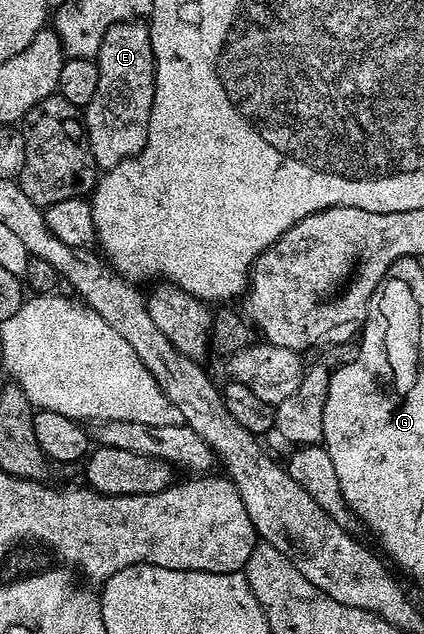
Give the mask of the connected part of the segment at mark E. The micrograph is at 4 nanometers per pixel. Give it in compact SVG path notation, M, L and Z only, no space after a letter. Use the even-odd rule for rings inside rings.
M137 19L114 24L103 34L96 63L100 74L100 86L96 86L96 95L84 109L84 119L94 163L99 169L105 170L114 168L117 164L126 164L131 160L144 147L150 133L150 115L154 101L154 55L149 27Z

